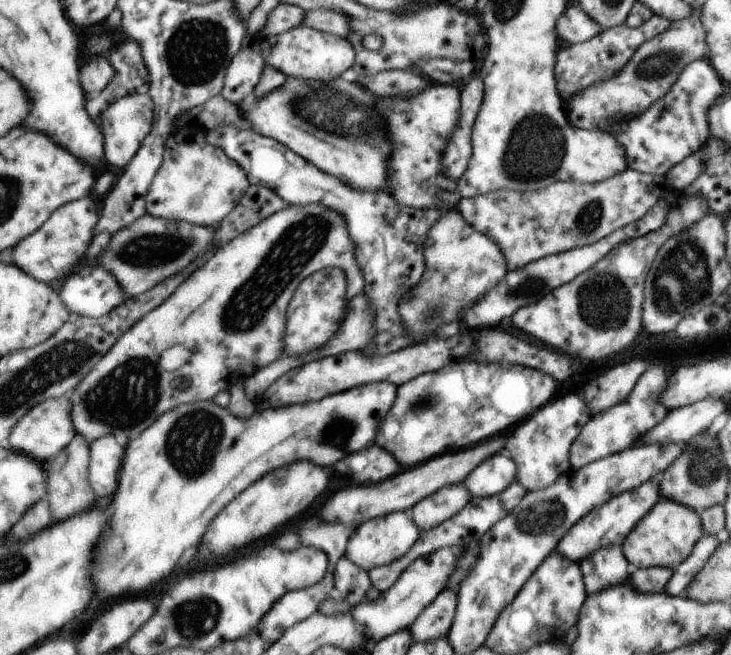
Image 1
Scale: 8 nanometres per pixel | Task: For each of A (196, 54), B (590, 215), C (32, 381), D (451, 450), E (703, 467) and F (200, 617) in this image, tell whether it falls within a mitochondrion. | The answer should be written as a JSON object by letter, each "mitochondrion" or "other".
{"A":"mitochondrion","B":"mitochondrion","C":"mitochondrion","D":"other","E":"mitochondrion","F":"mitochondrion"}

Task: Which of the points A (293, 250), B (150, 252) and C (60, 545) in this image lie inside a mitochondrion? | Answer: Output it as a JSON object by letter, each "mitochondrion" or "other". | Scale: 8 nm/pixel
{"A":"mitochondrion","B":"mitochondrion","C":"other"}

